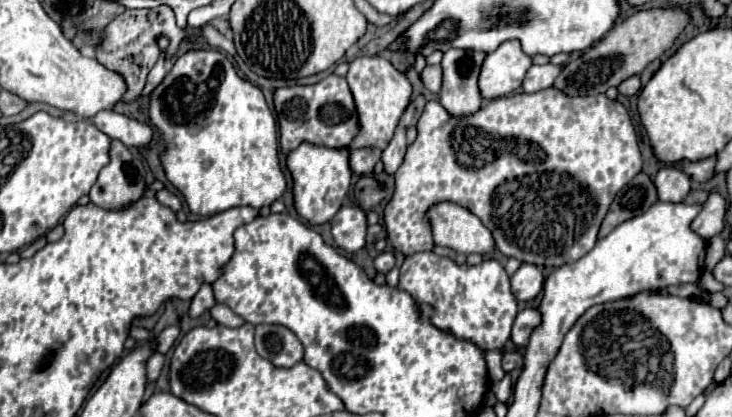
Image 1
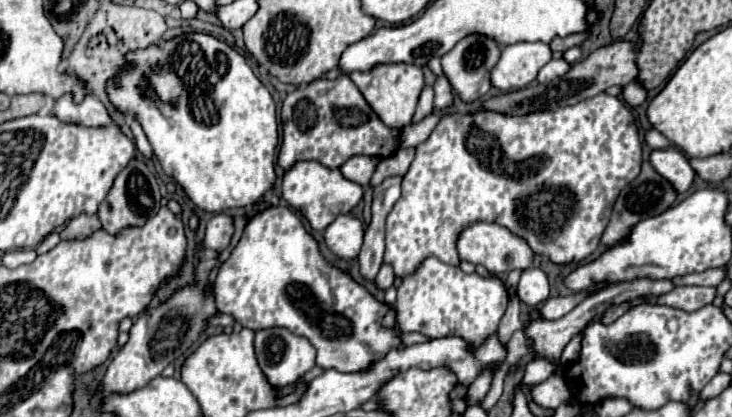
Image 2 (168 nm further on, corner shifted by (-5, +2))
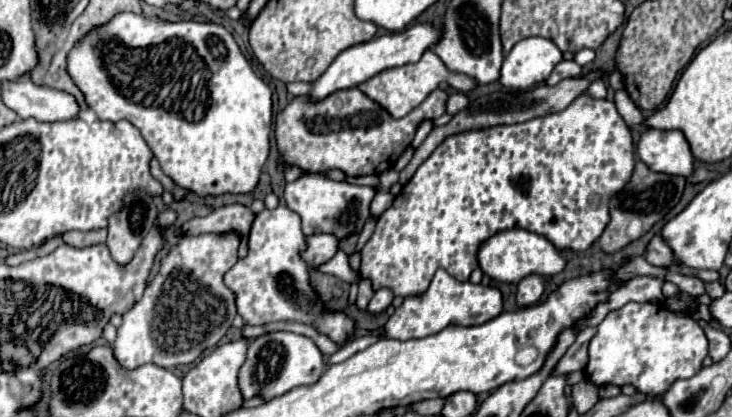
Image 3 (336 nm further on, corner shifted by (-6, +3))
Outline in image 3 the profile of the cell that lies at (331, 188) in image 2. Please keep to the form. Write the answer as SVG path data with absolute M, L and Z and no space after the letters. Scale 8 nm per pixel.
M319 174L303 176L285 186L285 204L293 212L297 212L303 220L303 234L333 234L337 240L345 240L349 234L359 234L369 220L371 200L375 196L375 188L371 186L355 186L349 182L333 182Z

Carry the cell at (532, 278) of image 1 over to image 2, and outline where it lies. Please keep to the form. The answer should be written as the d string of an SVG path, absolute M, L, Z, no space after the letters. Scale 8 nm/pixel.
M530 267L522 271L520 283L518 283L518 297L530 307L536 307L548 299L548 277L542 269Z

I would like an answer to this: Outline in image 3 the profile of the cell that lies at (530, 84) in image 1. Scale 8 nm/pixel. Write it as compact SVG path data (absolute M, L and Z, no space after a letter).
M563 60L563 62L559 62L559 64L555 66L555 70L553 70L551 78L547 80L547 84L549 84L549 86L555 86L557 82L561 82L561 80L565 80L565 78L577 78L581 72L583 72L583 68L581 68L577 62L573 62L573 60Z

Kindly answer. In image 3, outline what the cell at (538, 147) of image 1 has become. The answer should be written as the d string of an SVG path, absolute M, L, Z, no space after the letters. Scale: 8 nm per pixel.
M581 94L579 98L575 98L565 110L561 112L553 112L541 118L533 118L527 120L523 124L513 124L513 126L495 126L495 128L485 128L485 130L469 130L469 132L461 132L455 136L449 136L415 172L415 176L401 188L401 192L395 196L391 208L387 208L377 222L377 228L373 232L373 236L369 238L369 242L363 246L361 250L361 278L371 282L373 292L381 290L381 288L389 288L393 292L393 296L421 296L427 290L427 284L431 282L433 274L443 268L447 270L451 276L455 276L457 280L469 280L471 272L479 266L477 264L477 252L481 248L481 244L485 240L489 240L493 234L509 230L509 228L523 228L541 236L547 236L559 250L573 250L573 252L581 252L587 250L605 230L607 222L609 222L609 200L613 194L617 194L631 178L635 166L635 148L633 148L633 138L631 132L625 124L625 120L619 116L617 108L613 102L609 100L595 100L589 94Z

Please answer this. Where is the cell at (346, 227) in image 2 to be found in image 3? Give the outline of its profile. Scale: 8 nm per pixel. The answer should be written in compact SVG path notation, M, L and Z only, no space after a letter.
M313 234L307 238L307 248L303 250L303 260L315 268L331 260L337 252L337 238L331 234Z

